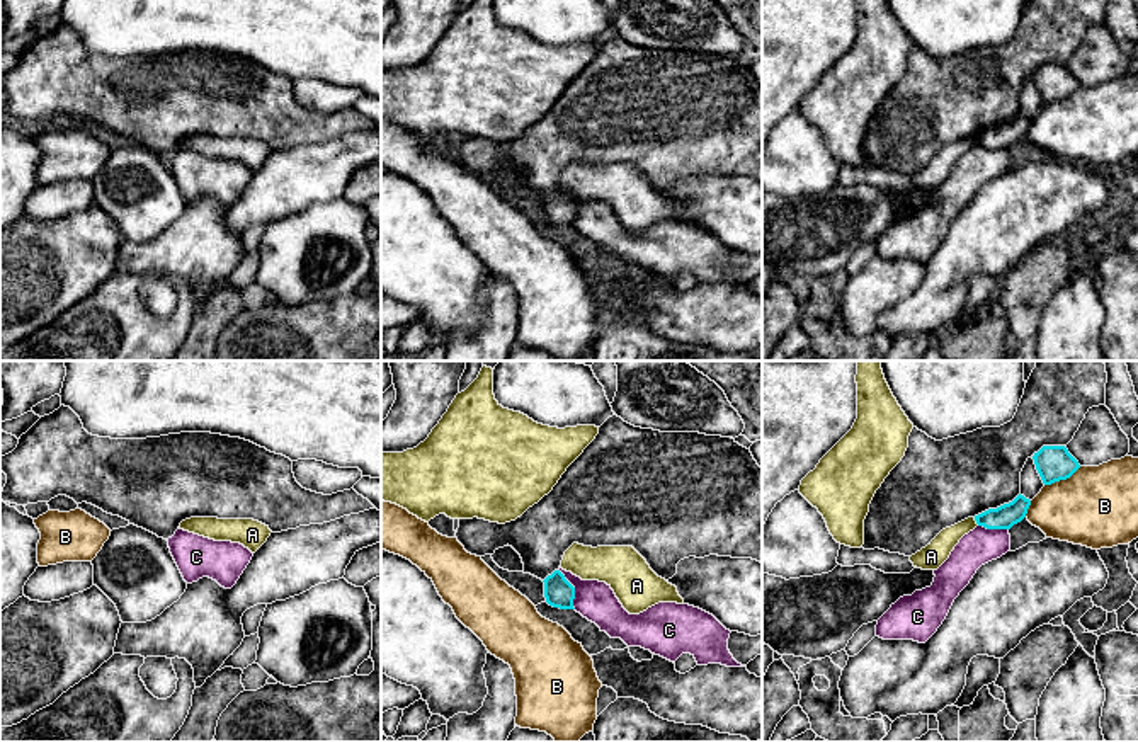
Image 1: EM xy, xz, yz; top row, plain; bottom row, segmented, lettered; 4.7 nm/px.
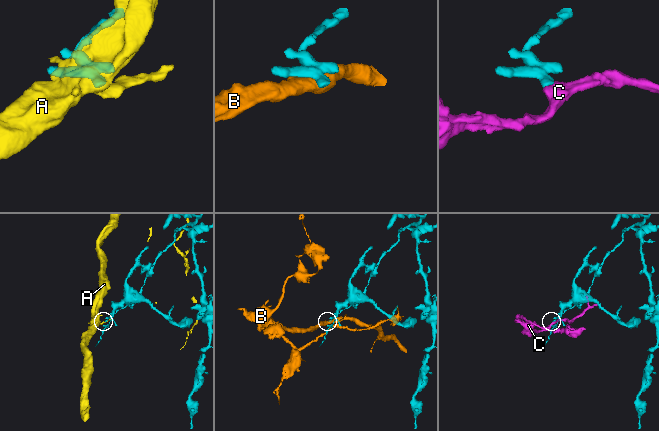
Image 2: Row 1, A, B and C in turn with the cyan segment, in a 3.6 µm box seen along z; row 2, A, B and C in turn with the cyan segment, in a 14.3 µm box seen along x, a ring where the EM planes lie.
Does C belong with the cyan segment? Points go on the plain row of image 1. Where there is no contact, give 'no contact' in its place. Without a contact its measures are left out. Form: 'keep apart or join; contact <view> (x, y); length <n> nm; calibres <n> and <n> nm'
keep apart; contact xz (574, 208); length 200 nm; calibres 140 and 190 nm

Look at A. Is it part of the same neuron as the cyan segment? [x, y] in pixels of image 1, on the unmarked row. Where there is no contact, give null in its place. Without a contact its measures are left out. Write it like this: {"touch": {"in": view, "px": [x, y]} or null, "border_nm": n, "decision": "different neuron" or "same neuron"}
{"touch": {"in": "yz", "px": [975, 138]}, "border_nm": 50, "decision": "different neuron"}

